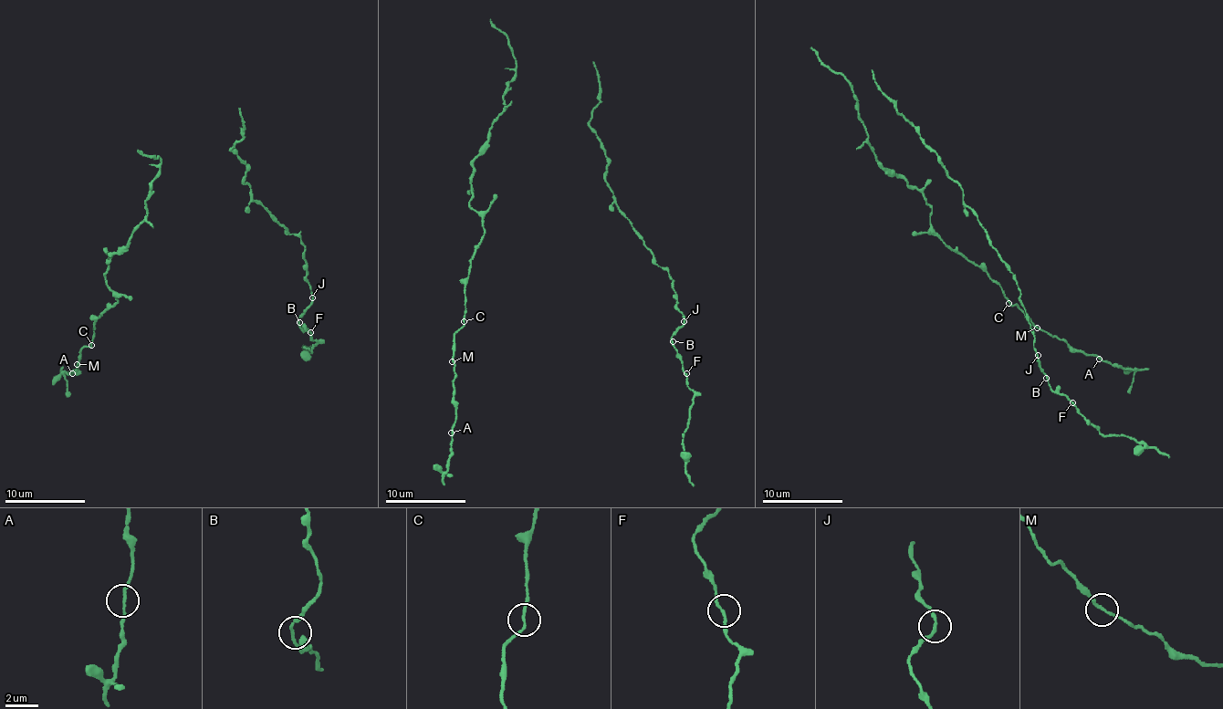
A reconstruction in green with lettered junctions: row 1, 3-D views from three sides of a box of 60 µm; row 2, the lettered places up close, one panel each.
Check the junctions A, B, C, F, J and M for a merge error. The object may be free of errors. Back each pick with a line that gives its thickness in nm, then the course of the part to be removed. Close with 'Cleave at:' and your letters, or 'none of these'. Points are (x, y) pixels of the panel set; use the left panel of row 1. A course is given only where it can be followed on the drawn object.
Cleave at: none of these

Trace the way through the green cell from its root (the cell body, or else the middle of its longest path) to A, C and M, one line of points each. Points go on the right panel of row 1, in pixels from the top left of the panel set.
A: (855, 95), (859, 119), (876, 160), (924, 196), (934, 232), (987, 274), (1008, 302), (1039, 328), (1099, 359)
C: (855, 95), (859, 119), (878, 162), (924, 196), (931, 210), (929, 225), (934, 232), (987, 274), (1009, 302)
M: (855, 95), (859, 119), (878, 162), (924, 196), (934, 232), (987, 274), (1008, 302), (1037, 328)

